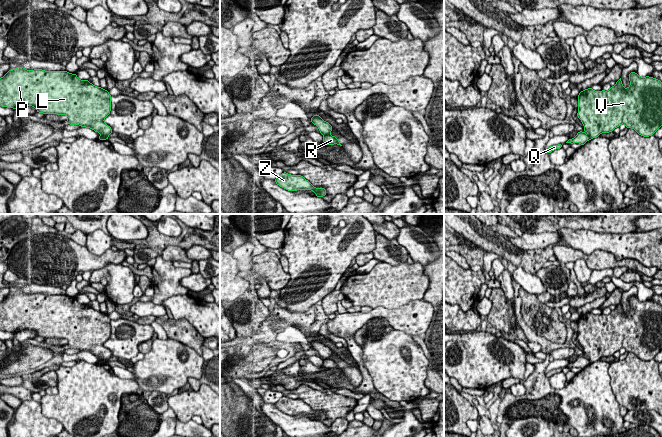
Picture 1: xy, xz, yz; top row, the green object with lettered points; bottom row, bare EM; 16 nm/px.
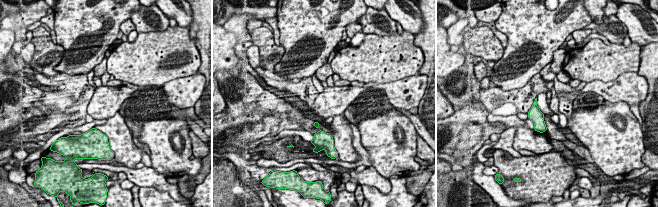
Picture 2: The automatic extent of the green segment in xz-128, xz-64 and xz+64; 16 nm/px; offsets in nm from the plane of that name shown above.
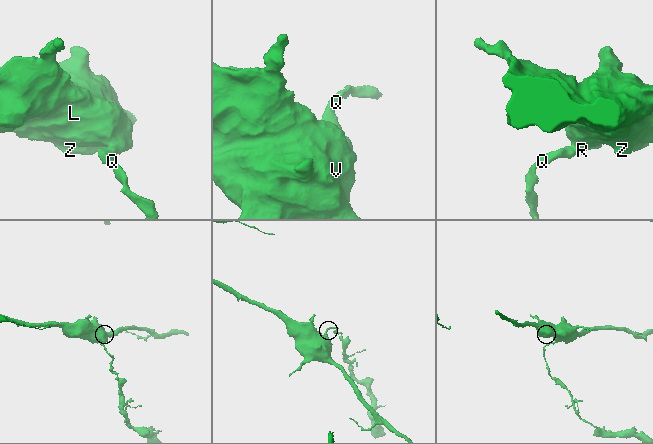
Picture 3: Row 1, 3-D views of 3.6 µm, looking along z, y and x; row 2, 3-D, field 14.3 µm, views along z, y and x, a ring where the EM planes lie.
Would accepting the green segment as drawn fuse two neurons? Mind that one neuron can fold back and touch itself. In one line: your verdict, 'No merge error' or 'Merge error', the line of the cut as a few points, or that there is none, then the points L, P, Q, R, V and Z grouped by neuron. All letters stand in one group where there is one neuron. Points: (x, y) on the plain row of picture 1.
Merge error. Split along xz (329, 357), (324, 360). Groups: L P R V Z / Q

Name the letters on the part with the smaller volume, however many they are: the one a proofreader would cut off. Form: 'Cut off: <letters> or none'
Cut off: Q

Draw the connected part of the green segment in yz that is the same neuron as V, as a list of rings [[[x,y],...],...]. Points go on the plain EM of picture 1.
[[[638,297],[629,298],[630,310],[624,312],[621,302],[608,315],[595,315],[592,312],[581,315],[578,319],[577,340],[589,357],[590,363],[601,357],[612,356],[624,348],[634,353],[639,359],[649,361],[662,350],[662,306],[653,301],[640,301]]]

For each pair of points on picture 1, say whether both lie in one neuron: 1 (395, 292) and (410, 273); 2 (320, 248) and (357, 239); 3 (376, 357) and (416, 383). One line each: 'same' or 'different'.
1: same
2: same
3: same

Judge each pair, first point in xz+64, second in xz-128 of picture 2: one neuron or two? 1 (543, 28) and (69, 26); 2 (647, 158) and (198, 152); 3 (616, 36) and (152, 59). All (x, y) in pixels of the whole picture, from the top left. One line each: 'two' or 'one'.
1: one
2: one
3: two

